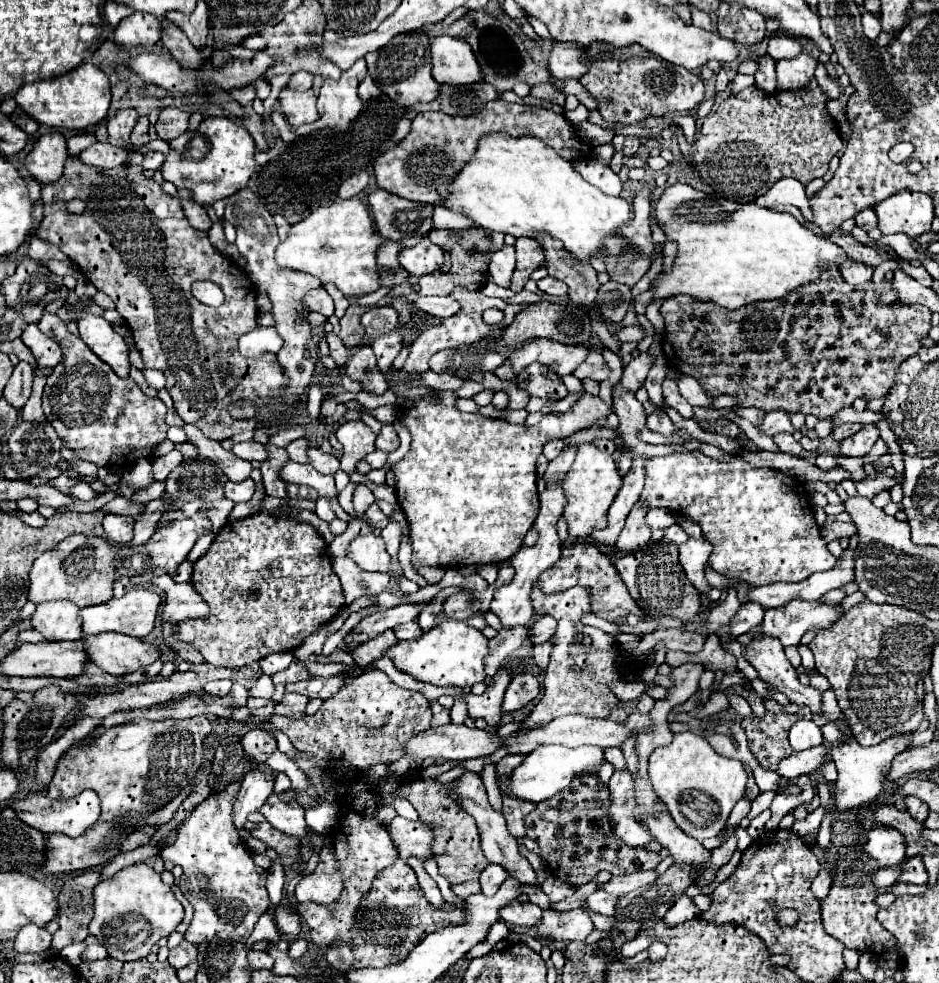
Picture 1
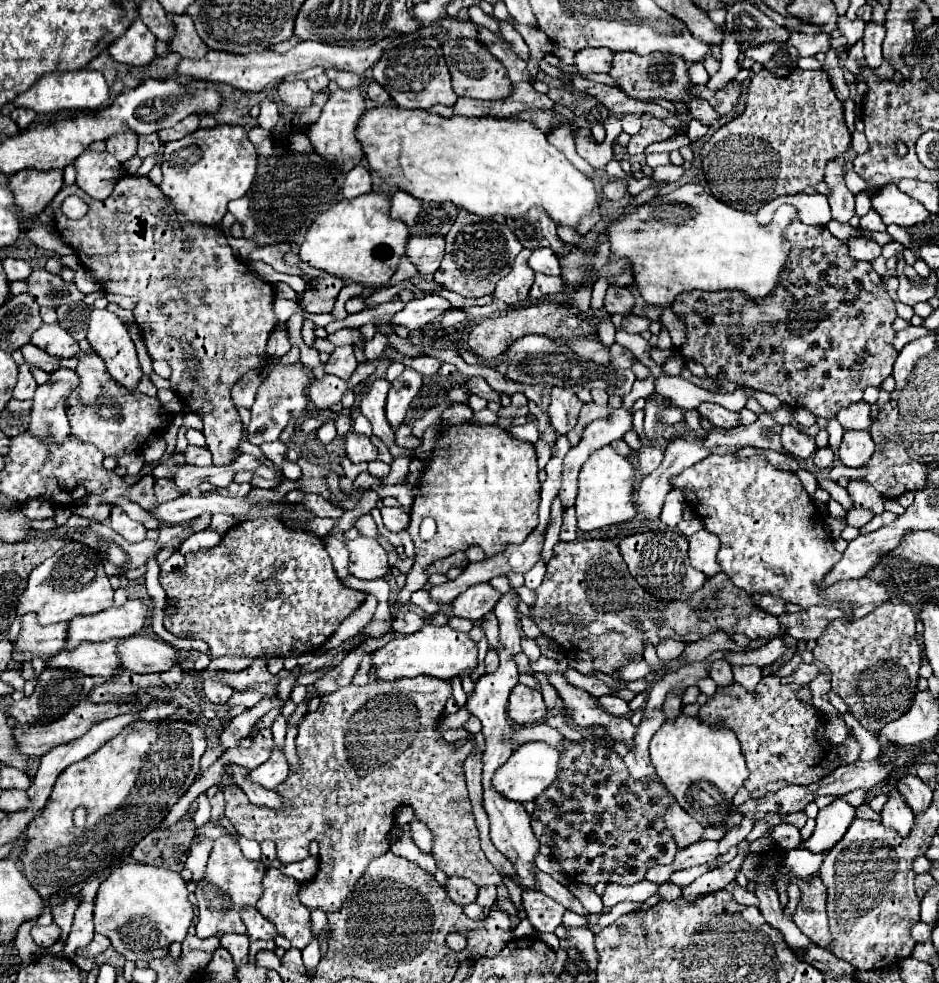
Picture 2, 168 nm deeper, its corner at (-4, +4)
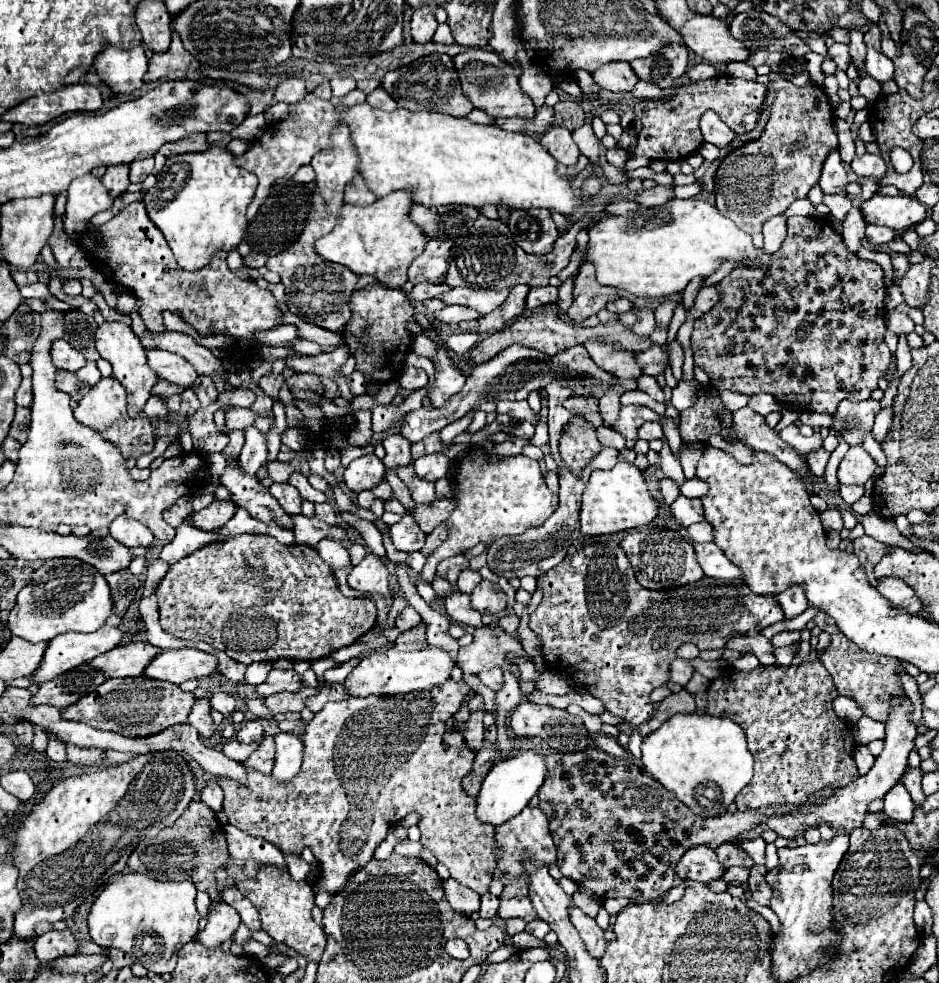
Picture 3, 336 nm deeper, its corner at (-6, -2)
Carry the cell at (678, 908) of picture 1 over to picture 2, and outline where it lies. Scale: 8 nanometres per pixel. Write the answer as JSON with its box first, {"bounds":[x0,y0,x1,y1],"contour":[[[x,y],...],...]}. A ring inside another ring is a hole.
{"bounds":[683,857,745,903],"contour":[[[735,857],[733,861],[721,865],[719,869],[713,869],[713,871],[703,873],[703,875],[701,875],[699,879],[695,879],[691,885],[683,887],[683,897],[691,903],[691,901],[695,901],[695,899],[701,897],[701,895],[707,895],[707,893],[725,889],[731,881],[735,881],[735,875],[737,875],[737,871],[741,869],[744,858],[745,857]]]}

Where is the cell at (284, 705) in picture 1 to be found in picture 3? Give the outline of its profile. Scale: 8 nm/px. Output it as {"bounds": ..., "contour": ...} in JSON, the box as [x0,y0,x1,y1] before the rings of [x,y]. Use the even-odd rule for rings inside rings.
{"bounds":[237,719,265,745],"contour":[[[253,719],[253,721],[245,723],[245,725],[239,729],[237,739],[239,739],[241,743],[247,743],[247,745],[249,745],[249,743],[255,743],[257,739],[261,739],[263,733],[265,733],[263,721],[261,721],[261,719]]]}

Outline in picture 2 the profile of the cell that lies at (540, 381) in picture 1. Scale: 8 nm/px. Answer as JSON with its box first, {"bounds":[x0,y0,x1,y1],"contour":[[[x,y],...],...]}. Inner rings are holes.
{"bounds":[547,387,583,435],"contour":[[[553,387],[551,405],[547,409],[553,429],[559,435],[567,435],[569,427],[573,427],[573,423],[577,423],[577,419],[579,419],[581,407],[583,407],[583,403],[579,401],[579,397],[573,391]]]}

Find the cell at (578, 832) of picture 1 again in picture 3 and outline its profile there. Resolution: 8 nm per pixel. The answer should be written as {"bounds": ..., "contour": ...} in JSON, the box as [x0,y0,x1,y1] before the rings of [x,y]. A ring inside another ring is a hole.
{"bounds":[539,747,837,903],"contour":[[[587,747],[585,751],[577,751],[577,753],[547,753],[547,781],[543,783],[543,789],[539,789],[539,809],[547,815],[549,819],[549,831],[551,831],[551,837],[557,845],[557,865],[561,869],[561,873],[569,879],[573,879],[579,887],[585,887],[589,891],[593,891],[597,897],[601,899],[609,899],[609,897],[627,897],[631,899],[633,903],[651,903],[651,901],[657,901],[659,897],[663,897],[673,885],[675,885],[675,865],[679,863],[679,859],[685,855],[687,849],[691,849],[691,845],[709,845],[711,849],[715,849],[717,845],[721,843],[727,843],[727,841],[733,841],[735,837],[743,835],[743,833],[749,833],[753,831],[757,825],[761,825],[763,821],[767,821],[769,817],[773,815],[789,815],[789,813],[795,813],[799,811],[803,805],[819,805],[823,799],[829,799],[833,797],[837,791],[837,787],[823,787],[821,791],[815,791],[815,793],[809,793],[807,801],[801,803],[801,805],[789,805],[789,803],[781,803],[781,805],[767,805],[767,807],[759,807],[759,809],[747,809],[747,811],[737,811],[737,813],[725,813],[723,817],[713,817],[713,819],[703,819],[703,817],[695,817],[691,813],[691,809],[687,809],[673,793],[669,793],[659,781],[655,781],[651,775],[647,775],[639,765],[627,761],[627,759],[617,759],[617,757],[611,757],[607,755],[605,751],[601,749],[595,749],[595,747]]]}

